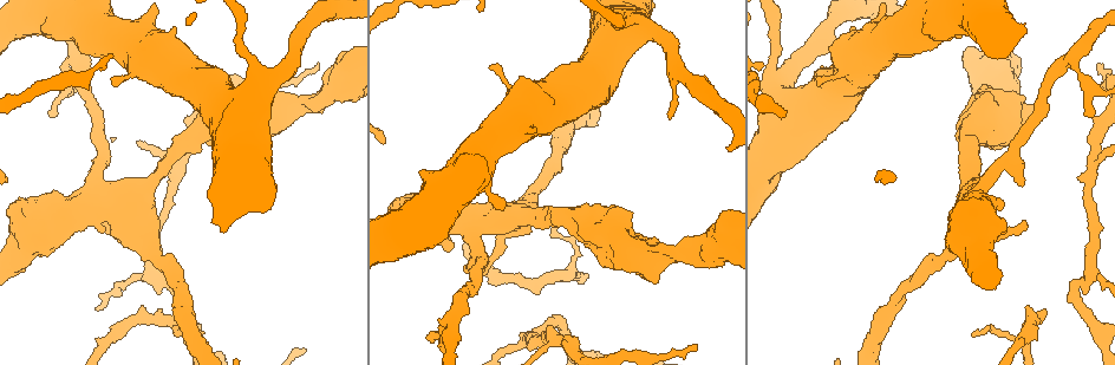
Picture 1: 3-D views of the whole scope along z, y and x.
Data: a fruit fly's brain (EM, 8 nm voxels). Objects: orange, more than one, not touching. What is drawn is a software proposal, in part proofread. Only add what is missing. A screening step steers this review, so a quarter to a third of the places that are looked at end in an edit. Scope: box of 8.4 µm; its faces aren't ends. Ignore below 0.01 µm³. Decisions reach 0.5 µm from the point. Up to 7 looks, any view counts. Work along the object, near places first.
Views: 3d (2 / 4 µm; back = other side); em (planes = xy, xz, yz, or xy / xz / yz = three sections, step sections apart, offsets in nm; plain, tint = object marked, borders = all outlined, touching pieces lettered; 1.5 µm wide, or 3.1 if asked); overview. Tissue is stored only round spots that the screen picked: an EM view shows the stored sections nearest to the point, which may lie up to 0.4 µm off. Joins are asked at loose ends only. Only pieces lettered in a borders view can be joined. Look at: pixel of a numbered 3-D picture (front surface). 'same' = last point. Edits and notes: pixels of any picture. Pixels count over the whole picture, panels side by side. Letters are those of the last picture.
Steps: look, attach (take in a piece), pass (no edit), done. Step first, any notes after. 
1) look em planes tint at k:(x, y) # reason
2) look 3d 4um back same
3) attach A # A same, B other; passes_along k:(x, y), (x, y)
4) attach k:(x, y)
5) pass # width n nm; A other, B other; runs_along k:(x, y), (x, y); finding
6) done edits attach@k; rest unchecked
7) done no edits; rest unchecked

look 3d 2um at 1:(503, 209) # free end

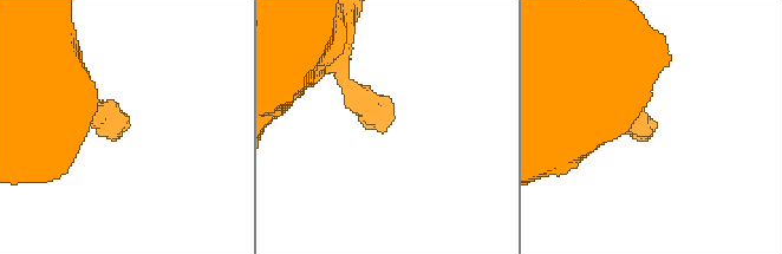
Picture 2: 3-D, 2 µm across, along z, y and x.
look em planes tint at 2:(380, 128) # now the EM

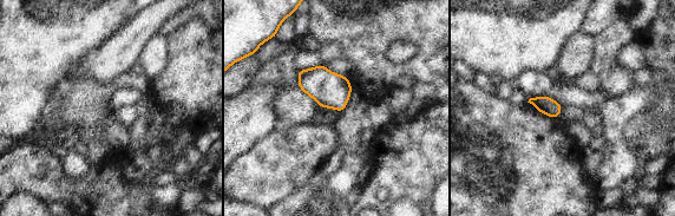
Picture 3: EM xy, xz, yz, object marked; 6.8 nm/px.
look em planes borders same

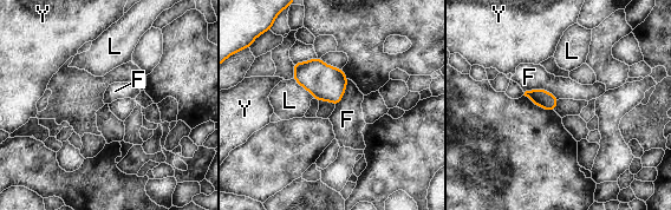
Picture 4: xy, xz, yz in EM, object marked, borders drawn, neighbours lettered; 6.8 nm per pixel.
pass # longest_contact F 240 nm; F other, L other, Y other; no lettered piece goes on from it

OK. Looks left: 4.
look 3d 4um at 1:(668, 116) # an open end

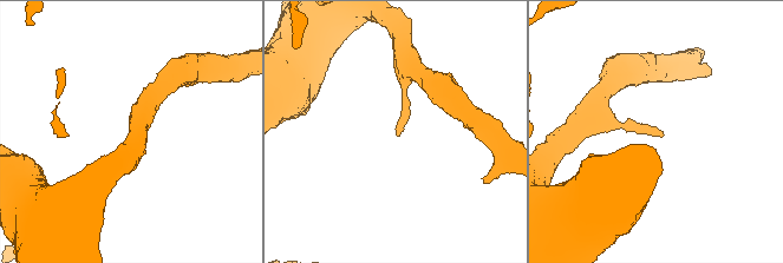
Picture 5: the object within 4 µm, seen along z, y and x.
look em xz step 4 tint at 5:(398, 133) # now the EM

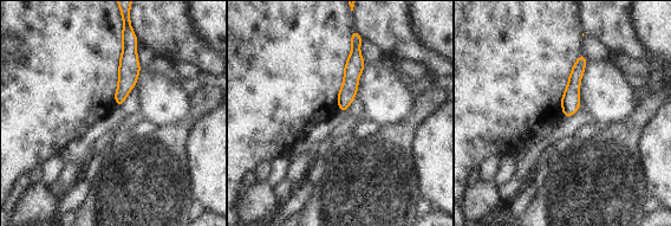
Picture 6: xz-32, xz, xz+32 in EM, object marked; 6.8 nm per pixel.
look em planes borders same

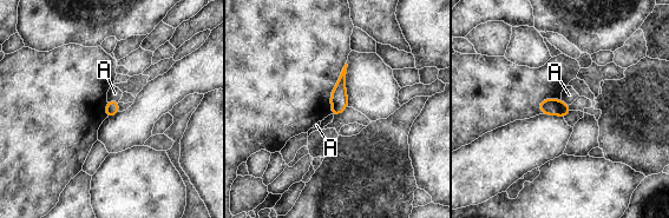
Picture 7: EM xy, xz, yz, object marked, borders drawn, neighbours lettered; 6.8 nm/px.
pass # width 100 nm; A other; border 7:(118, 100), (110, 100), (107, 103); none of them fits

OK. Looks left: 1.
done no edits; rest unchecked

